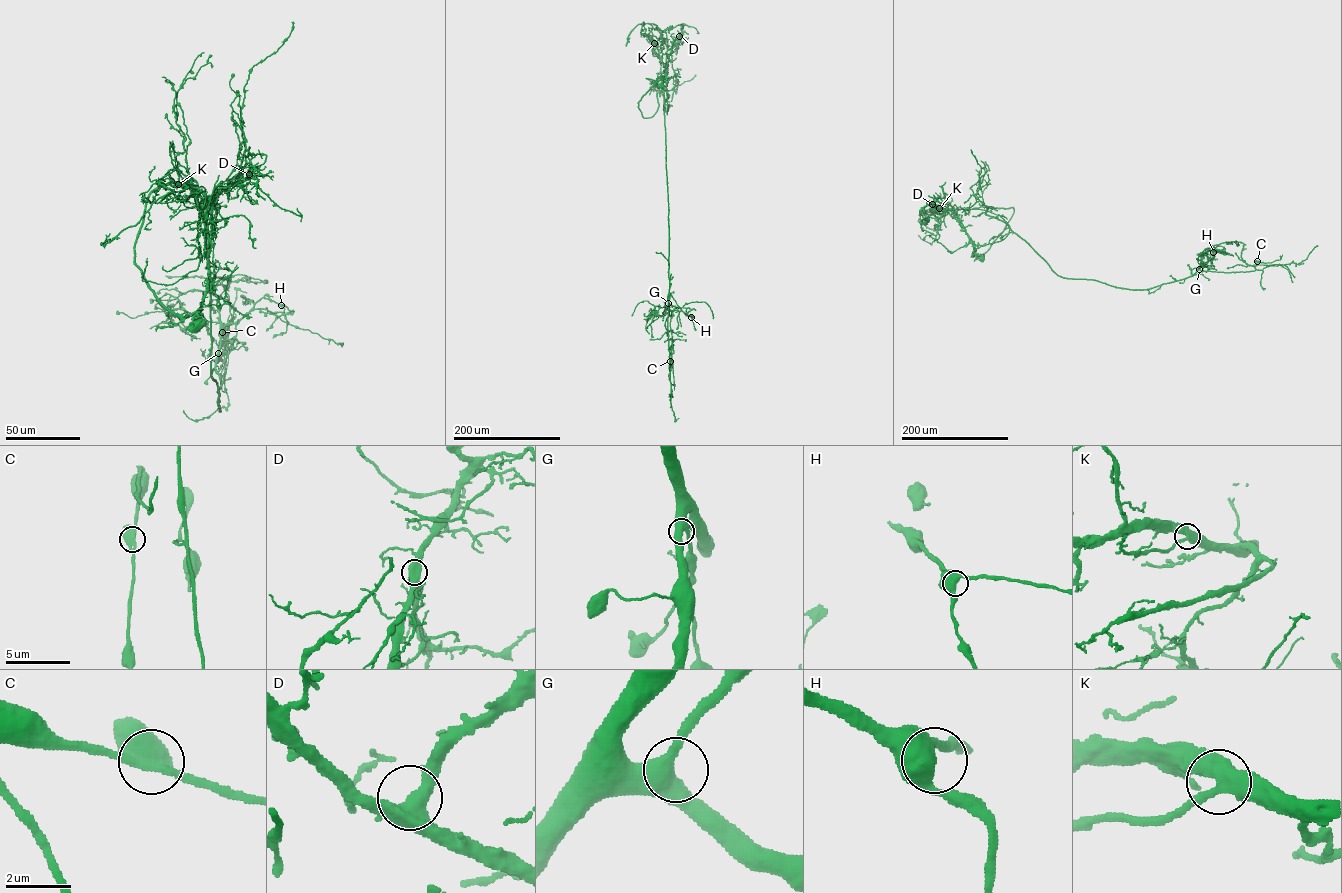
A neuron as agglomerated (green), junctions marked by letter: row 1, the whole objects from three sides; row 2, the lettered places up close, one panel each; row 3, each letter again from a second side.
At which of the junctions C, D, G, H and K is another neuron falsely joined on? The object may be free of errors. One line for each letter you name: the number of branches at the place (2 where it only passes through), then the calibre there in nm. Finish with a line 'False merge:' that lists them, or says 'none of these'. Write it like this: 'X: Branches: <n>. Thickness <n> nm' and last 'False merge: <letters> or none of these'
False merge: none of these

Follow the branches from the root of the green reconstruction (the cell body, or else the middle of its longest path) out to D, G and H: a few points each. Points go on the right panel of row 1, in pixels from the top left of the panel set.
D: (982, 258), (975, 254), (972, 242), (959, 222), (945, 209), (932, 204)
G: (982, 258), (976, 254), (1013, 207), (985, 214), (1063, 277), (1144, 290), (1199, 269)
H: (982, 258), (976, 254), (1014, 211), (988, 206), (985, 214), (1066, 278), (1148, 289), (1192, 276), (1213, 252)

